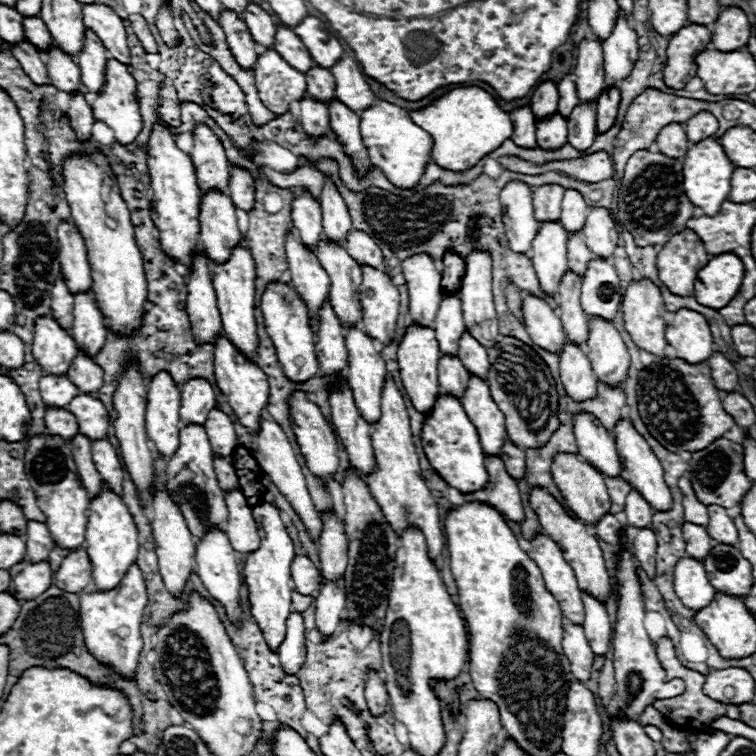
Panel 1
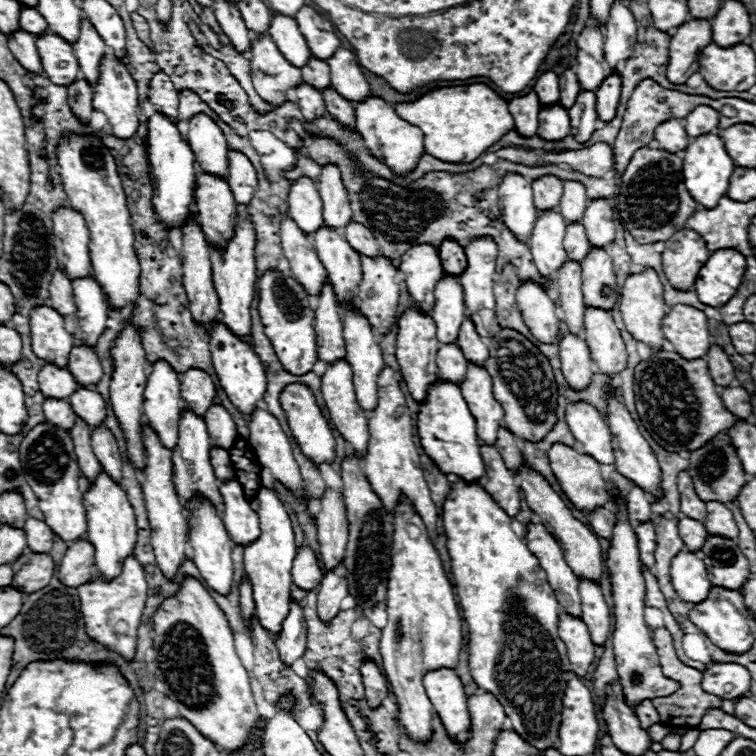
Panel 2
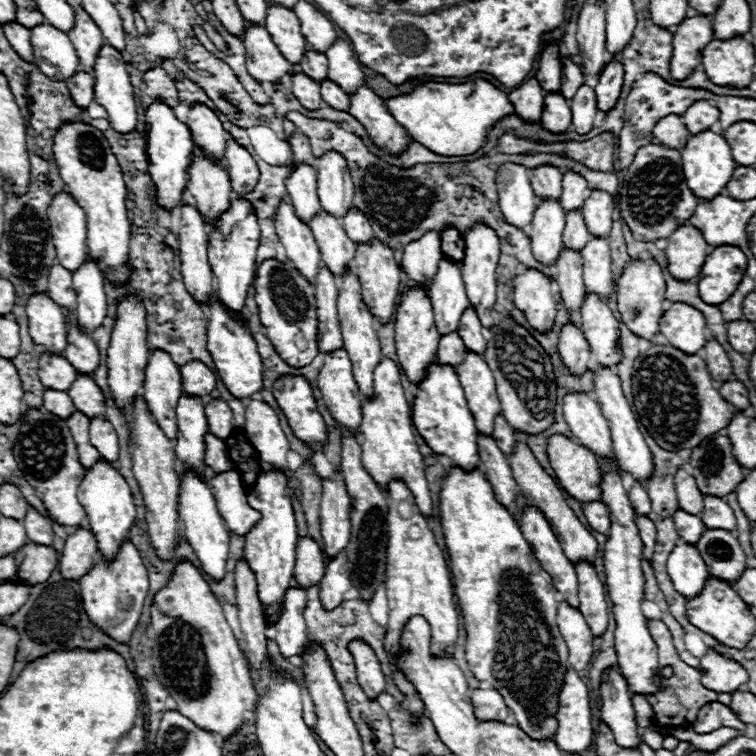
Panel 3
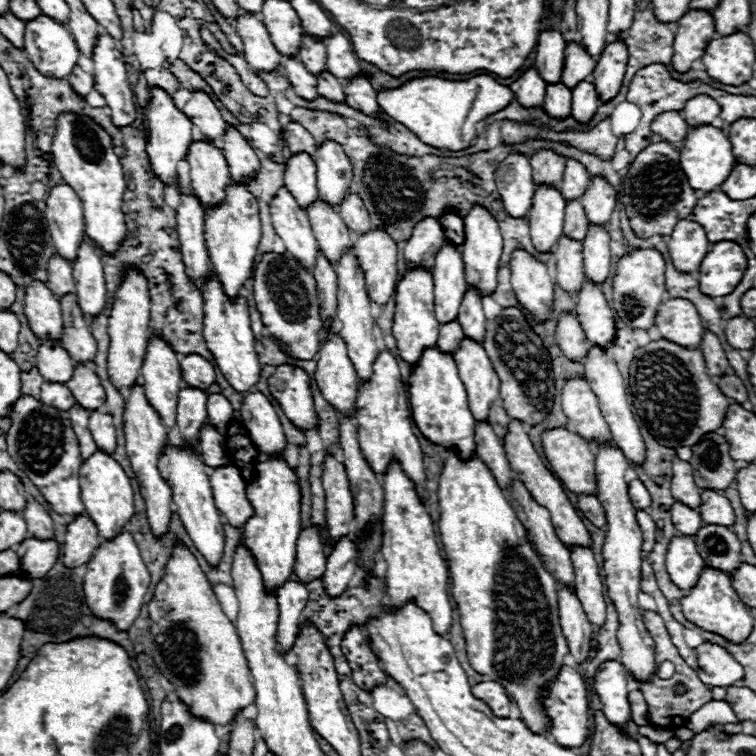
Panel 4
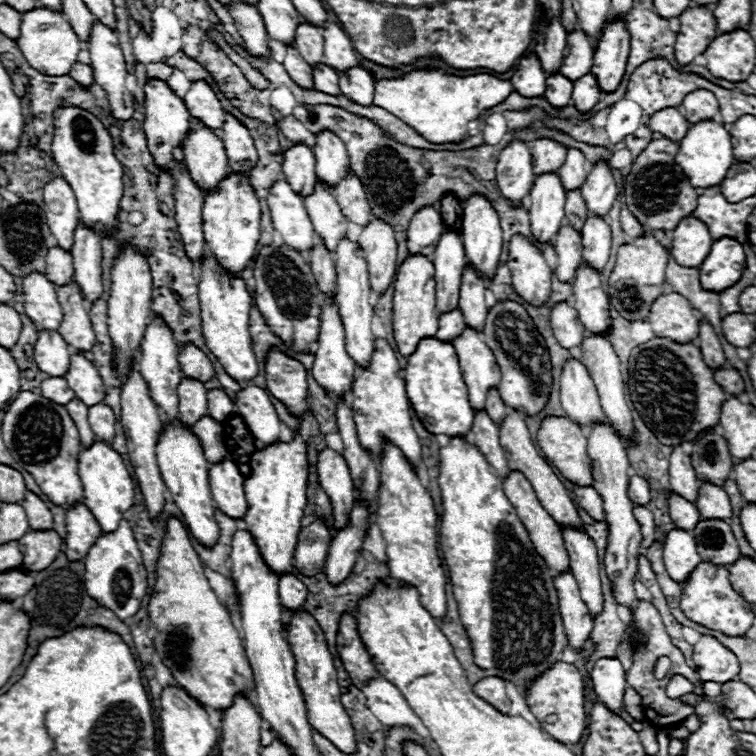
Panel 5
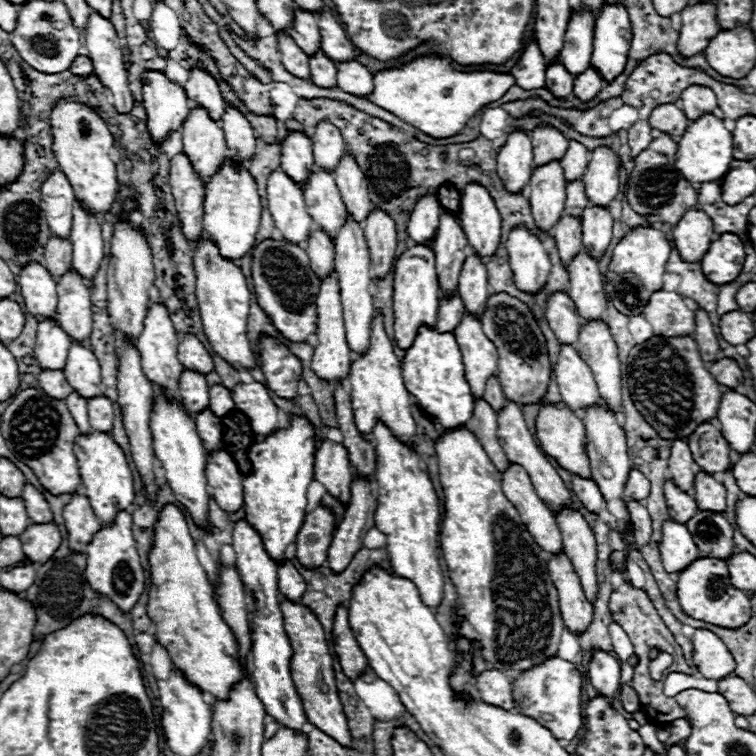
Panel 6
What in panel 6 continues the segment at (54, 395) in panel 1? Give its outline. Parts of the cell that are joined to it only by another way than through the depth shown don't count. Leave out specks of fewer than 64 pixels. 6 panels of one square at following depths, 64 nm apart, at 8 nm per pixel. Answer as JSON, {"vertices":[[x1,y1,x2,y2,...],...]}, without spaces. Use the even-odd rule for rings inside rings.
{"vertices":[[42,320,36,332,34,356,42,368,64,368,72,338,54,320]]}

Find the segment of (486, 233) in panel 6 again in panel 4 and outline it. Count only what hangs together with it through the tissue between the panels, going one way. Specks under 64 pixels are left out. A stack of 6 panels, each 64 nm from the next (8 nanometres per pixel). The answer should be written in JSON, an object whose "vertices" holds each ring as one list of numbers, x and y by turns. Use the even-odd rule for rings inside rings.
{"vertices":[[474,204,472,210,464,216,462,260,464,260,464,268,466,268,466,282,474,284,482,294,492,294,492,290,496,288,500,254,502,254,502,234,496,224,496,218,484,206]]}

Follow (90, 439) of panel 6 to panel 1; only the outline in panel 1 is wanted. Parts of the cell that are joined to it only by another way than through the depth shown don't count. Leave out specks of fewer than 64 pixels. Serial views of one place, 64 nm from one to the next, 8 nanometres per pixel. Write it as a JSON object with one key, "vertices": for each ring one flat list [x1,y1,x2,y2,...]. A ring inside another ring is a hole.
{"vertices":[[102,480,102,490,98,492,96,498,90,500,88,506,88,532,86,532,86,542,84,546,88,548,88,554,92,558,92,574,98,590,108,590,120,584,122,576,126,574,128,566,136,560,138,554,138,530,134,524,134,518,124,504,120,496,116,496,108,484]]}

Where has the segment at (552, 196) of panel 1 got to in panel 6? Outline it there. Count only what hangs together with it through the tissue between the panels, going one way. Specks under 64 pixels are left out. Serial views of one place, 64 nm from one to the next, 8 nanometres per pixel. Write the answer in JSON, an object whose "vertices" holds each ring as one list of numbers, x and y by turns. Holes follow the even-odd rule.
{"vertices":[[550,124,538,126,530,136,534,144,534,164,536,166,546,164,554,158,560,160,568,148,568,138]]}

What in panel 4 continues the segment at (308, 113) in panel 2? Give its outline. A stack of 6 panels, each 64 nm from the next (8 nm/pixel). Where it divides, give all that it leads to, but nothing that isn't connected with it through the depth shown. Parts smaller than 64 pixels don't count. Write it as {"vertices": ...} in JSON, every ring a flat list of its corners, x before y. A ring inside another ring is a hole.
{"vertices":[[292,56,284,62,284,70,286,70,286,76,290,80,290,84,294,86,296,94,306,98,306,100,314,100,318,96,318,90,316,90,316,76,312,76,302,60,298,56]]}

